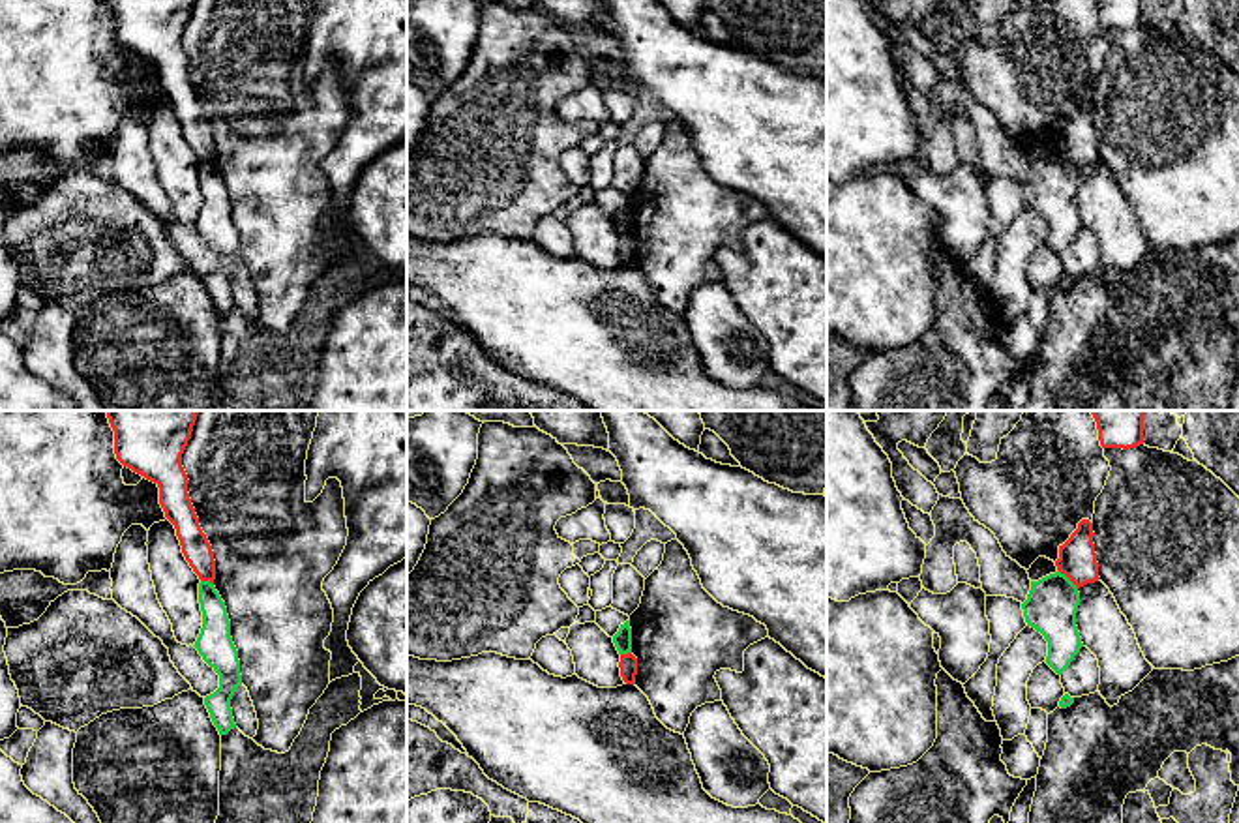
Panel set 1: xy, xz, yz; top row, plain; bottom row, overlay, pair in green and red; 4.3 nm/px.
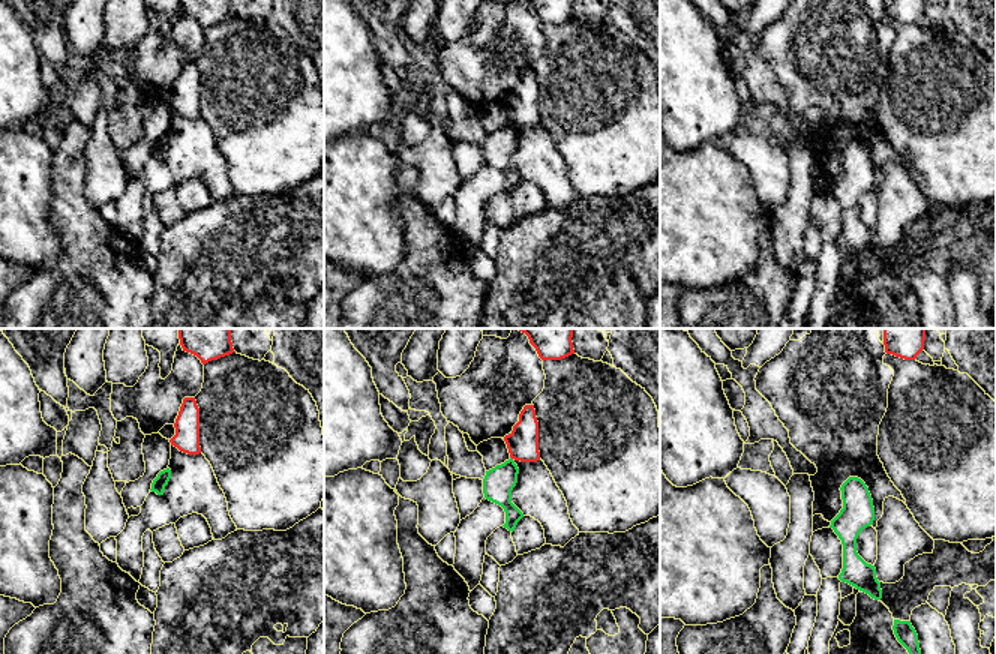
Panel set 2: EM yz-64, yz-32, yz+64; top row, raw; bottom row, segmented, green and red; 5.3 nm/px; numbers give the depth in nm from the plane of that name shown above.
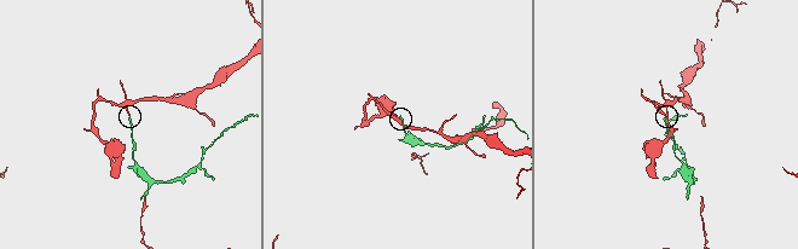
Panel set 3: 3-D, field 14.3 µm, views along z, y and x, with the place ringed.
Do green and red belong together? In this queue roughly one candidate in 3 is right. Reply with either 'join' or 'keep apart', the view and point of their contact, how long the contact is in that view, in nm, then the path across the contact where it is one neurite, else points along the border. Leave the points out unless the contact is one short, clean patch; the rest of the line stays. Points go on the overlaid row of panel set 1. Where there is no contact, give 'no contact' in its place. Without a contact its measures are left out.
keep apart | yz (1067, 578) | 130 nm | along yz (1058, 568), (1078, 587)

